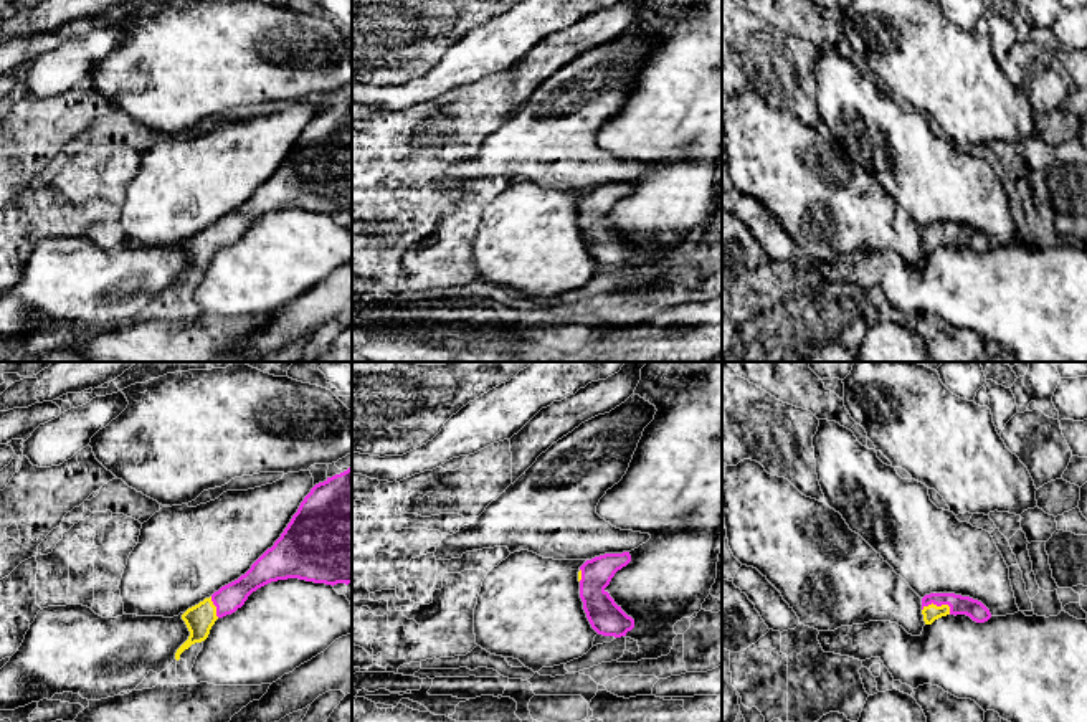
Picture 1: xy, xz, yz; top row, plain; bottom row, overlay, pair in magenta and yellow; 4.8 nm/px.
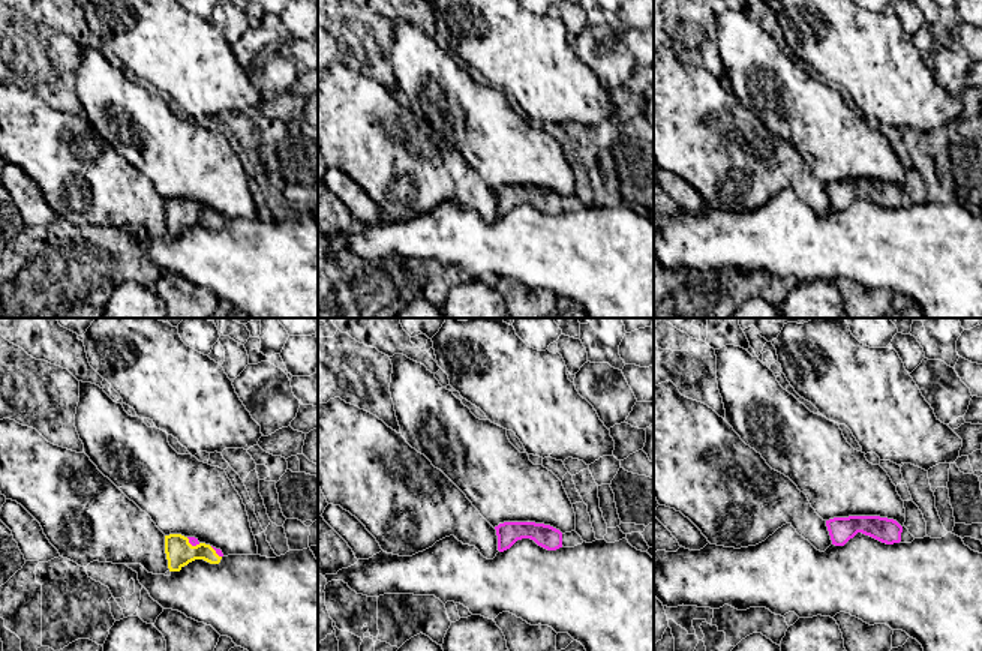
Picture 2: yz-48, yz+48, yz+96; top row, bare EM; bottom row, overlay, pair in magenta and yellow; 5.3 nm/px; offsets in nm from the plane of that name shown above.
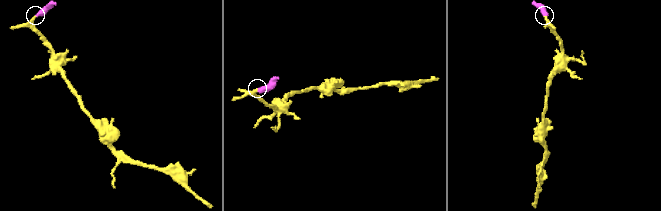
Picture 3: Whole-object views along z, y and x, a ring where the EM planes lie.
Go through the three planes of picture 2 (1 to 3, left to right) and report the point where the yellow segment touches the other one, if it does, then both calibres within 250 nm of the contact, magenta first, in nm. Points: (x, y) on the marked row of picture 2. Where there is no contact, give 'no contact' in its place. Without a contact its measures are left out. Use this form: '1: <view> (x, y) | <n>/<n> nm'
1: yz-48 (192, 545) | 50/150 nm
2: no contact
3: no contact

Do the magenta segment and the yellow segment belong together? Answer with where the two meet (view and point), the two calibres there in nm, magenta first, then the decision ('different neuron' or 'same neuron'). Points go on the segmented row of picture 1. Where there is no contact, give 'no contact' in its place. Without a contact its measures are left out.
contact yz (935, 603); calibres 100 and 80 nm; same neuron

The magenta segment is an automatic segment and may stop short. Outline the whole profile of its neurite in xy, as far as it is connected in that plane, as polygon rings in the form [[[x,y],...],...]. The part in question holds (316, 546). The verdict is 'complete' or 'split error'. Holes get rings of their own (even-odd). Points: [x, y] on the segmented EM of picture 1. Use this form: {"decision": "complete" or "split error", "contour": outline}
{"decision": "split error", "contour": [[[352,468],[316,484],[301,502],[291,522],[274,542],[238,580],[221,587],[210,598],[188,608],[182,620],[190,636],[177,649],[175,659],[195,643],[208,638],[218,618],[235,613],[258,588],[287,578],[299,578],[314,583],[337,585],[352,583]]]}

